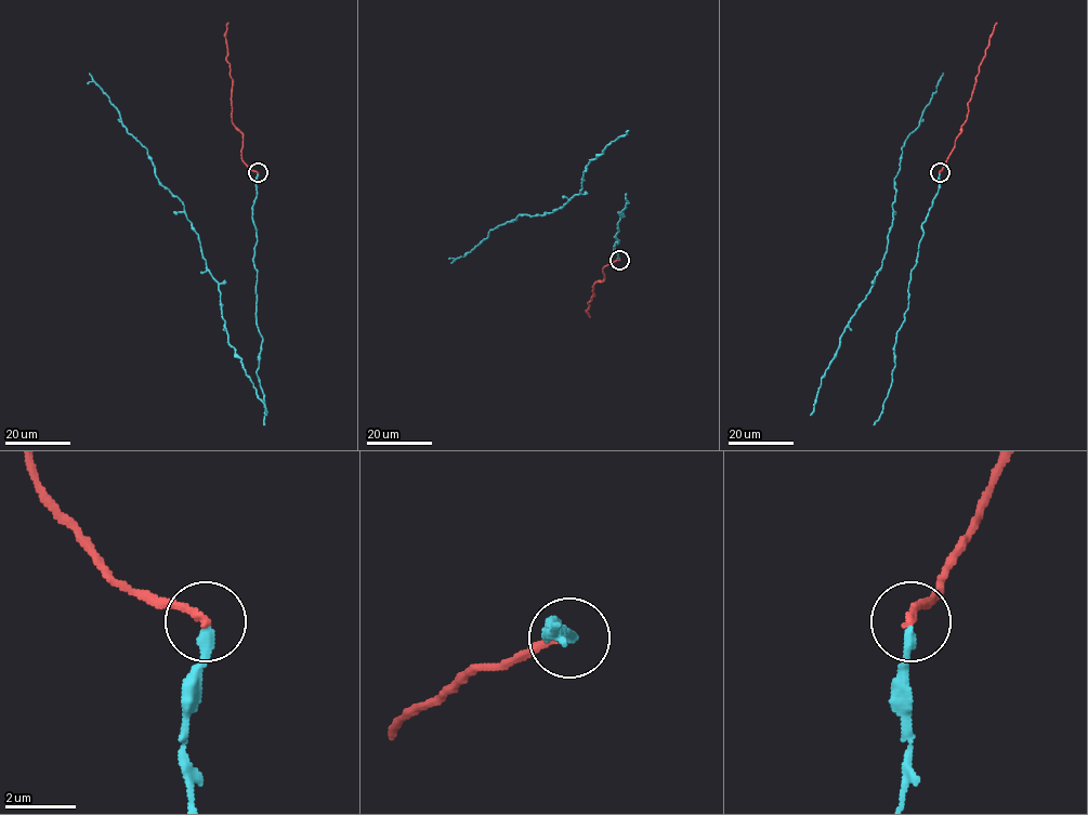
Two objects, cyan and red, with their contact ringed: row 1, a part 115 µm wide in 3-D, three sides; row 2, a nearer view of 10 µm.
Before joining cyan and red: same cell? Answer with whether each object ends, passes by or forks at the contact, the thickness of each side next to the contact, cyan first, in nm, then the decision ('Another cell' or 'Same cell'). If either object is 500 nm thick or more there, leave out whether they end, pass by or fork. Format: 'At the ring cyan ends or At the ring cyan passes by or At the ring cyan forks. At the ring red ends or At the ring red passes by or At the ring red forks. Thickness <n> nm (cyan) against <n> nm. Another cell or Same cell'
At the ring cyan ends. At the ring red ends. Thickness 280 nm (cyan) against 220 nm. Same cell

